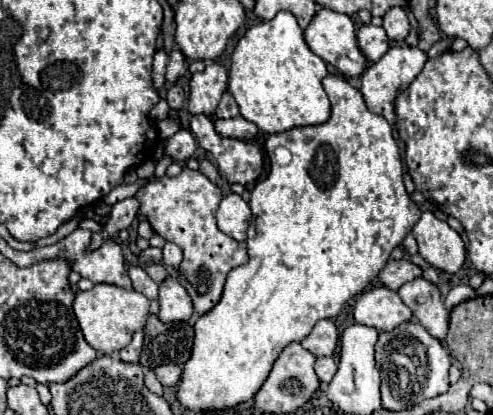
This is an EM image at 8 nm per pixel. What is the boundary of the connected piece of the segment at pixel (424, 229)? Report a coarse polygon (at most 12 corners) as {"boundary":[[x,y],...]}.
{"boundary":[[433,212],[413,226],[419,254],[447,274],[465,264],[461,236]]}

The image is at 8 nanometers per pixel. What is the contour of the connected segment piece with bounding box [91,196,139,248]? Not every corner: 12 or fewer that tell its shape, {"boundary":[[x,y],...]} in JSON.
{"boundary":[[135,196],[117,202],[101,234],[93,234],[91,248],[129,228],[139,210]]}

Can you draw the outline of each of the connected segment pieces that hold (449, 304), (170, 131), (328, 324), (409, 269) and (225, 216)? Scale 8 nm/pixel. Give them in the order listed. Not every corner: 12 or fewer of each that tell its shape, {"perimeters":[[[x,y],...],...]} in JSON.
{"perimeters":[[[467,284],[451,289],[444,304],[451,311],[473,298],[475,290]],[[167,117],[157,123],[161,139],[180,129],[180,119]],[[319,320],[301,342],[317,358],[333,356],[337,326]],[[409,258],[389,260],[379,272],[383,286],[399,290],[421,278],[423,268]],[[229,194],[217,210],[217,226],[243,242],[251,208],[239,194]]]}

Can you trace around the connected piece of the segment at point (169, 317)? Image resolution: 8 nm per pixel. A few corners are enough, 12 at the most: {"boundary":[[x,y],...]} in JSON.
{"boundary":[[173,278],[159,284],[161,322],[189,322],[193,304]]}

